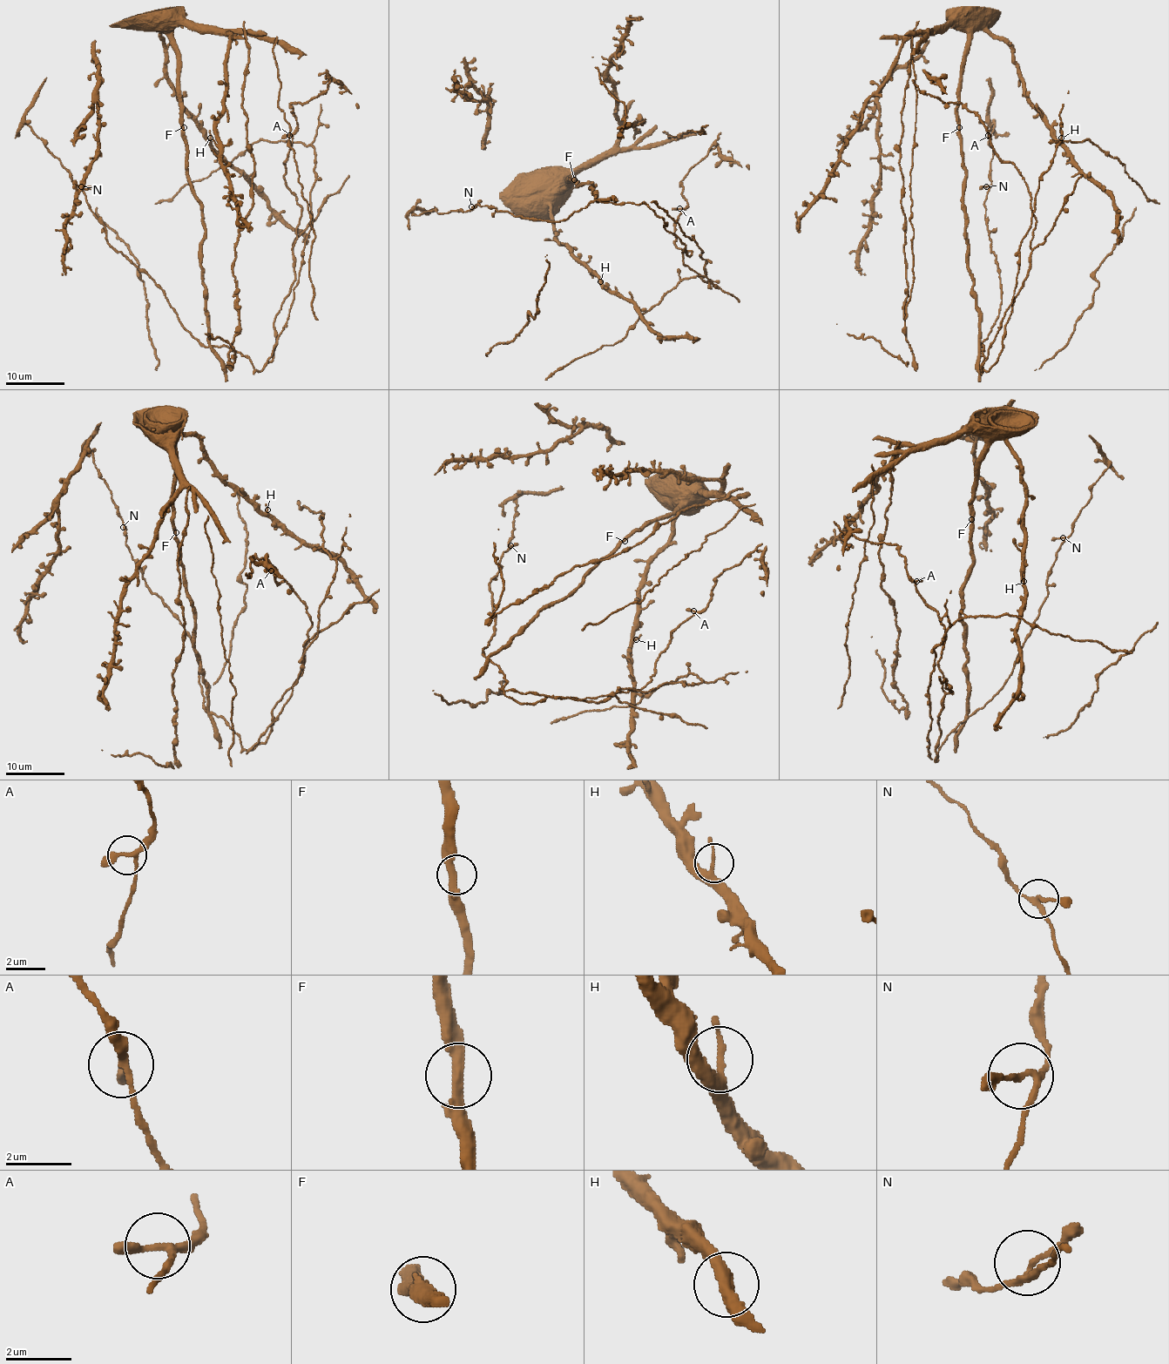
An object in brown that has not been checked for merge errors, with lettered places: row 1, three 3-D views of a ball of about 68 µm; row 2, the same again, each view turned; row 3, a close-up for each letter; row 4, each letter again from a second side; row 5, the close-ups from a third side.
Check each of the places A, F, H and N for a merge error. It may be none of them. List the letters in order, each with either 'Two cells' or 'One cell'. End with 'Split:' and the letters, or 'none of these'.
A: One cell
F: One cell
H: One cell
N: One cell
Split: none of these

